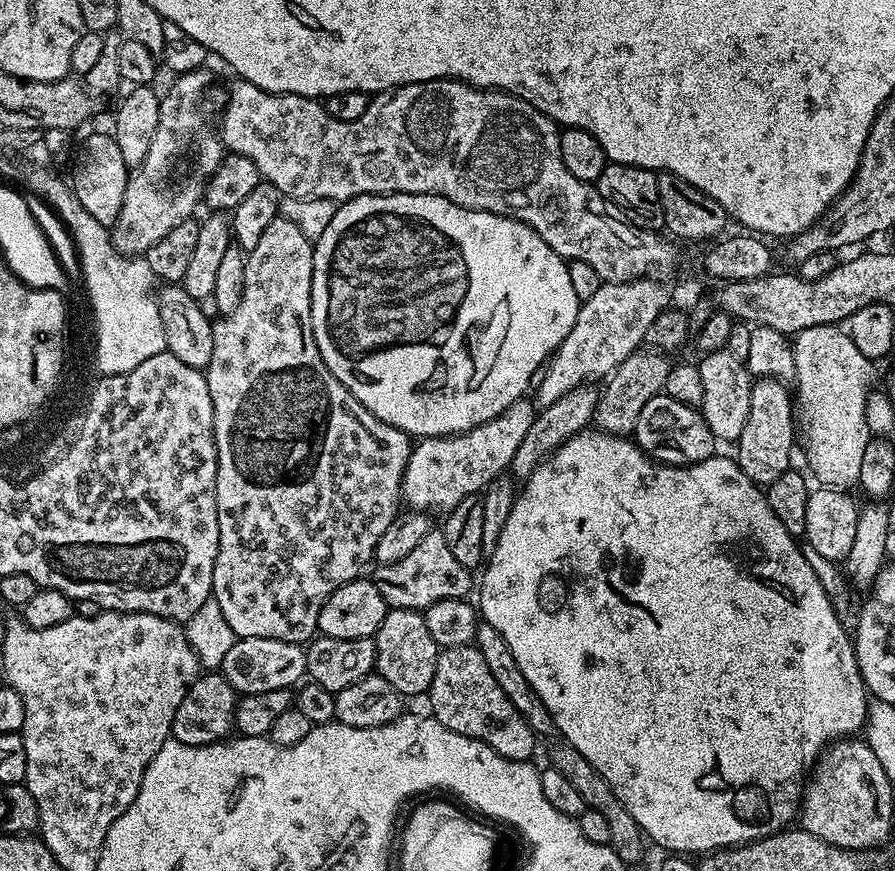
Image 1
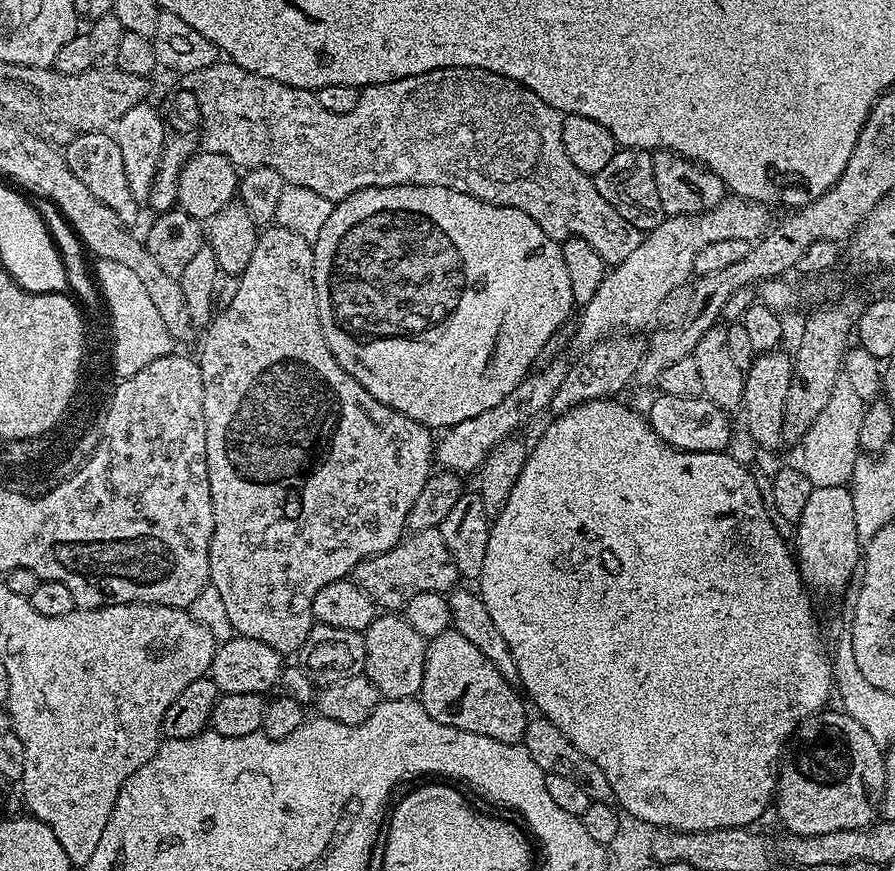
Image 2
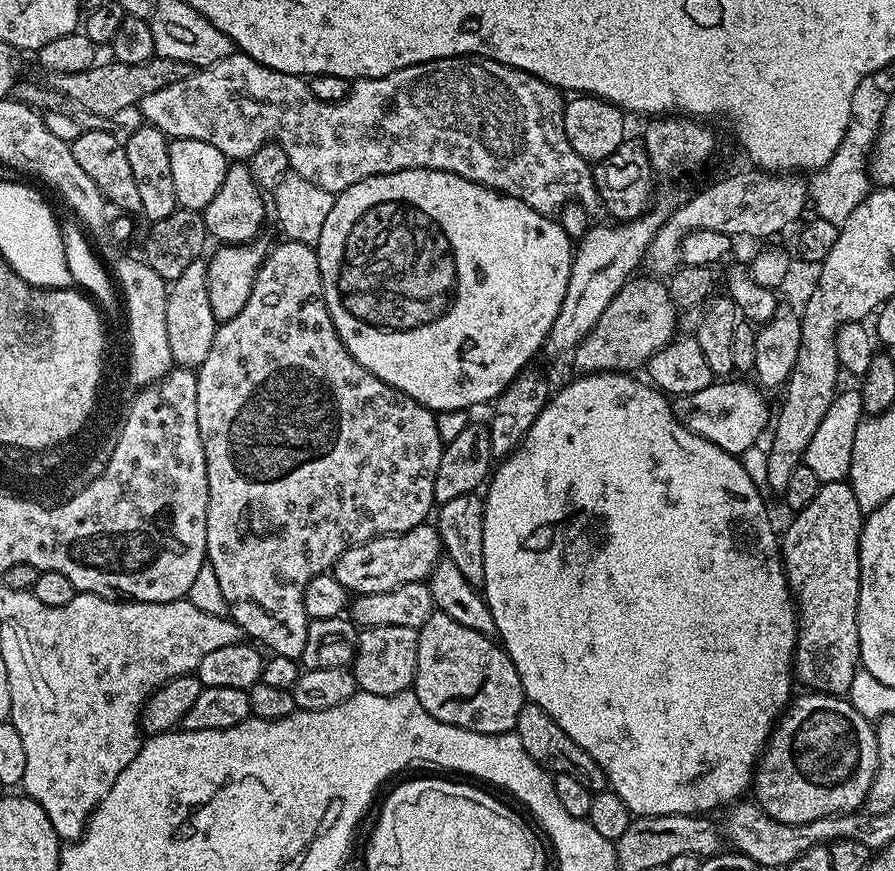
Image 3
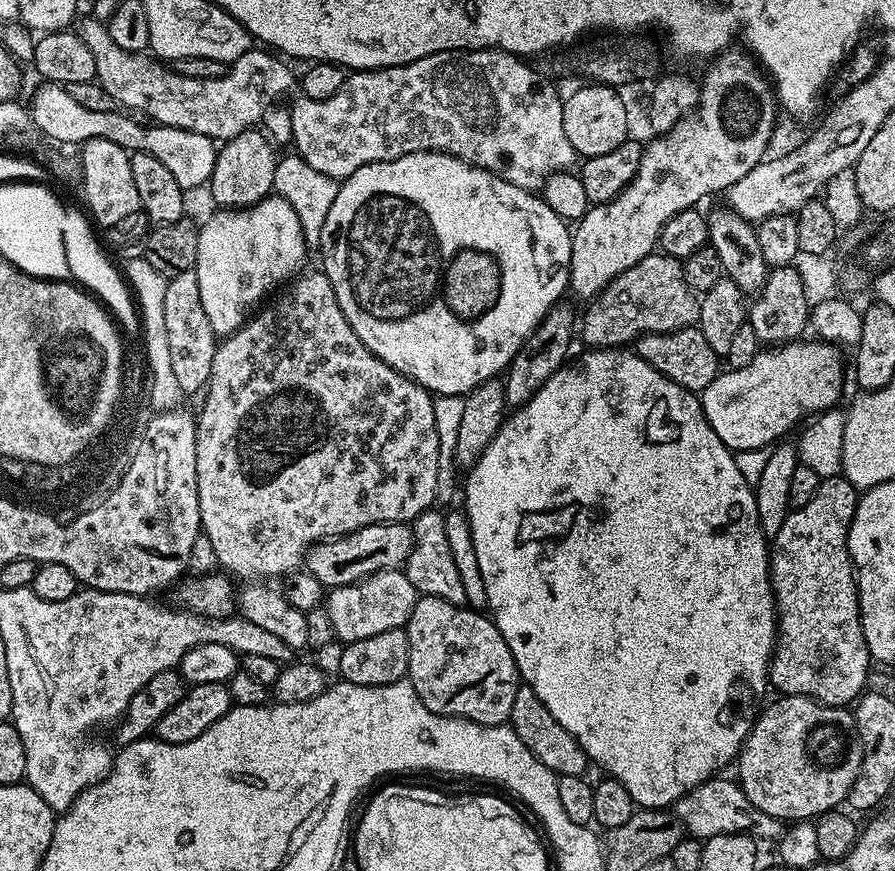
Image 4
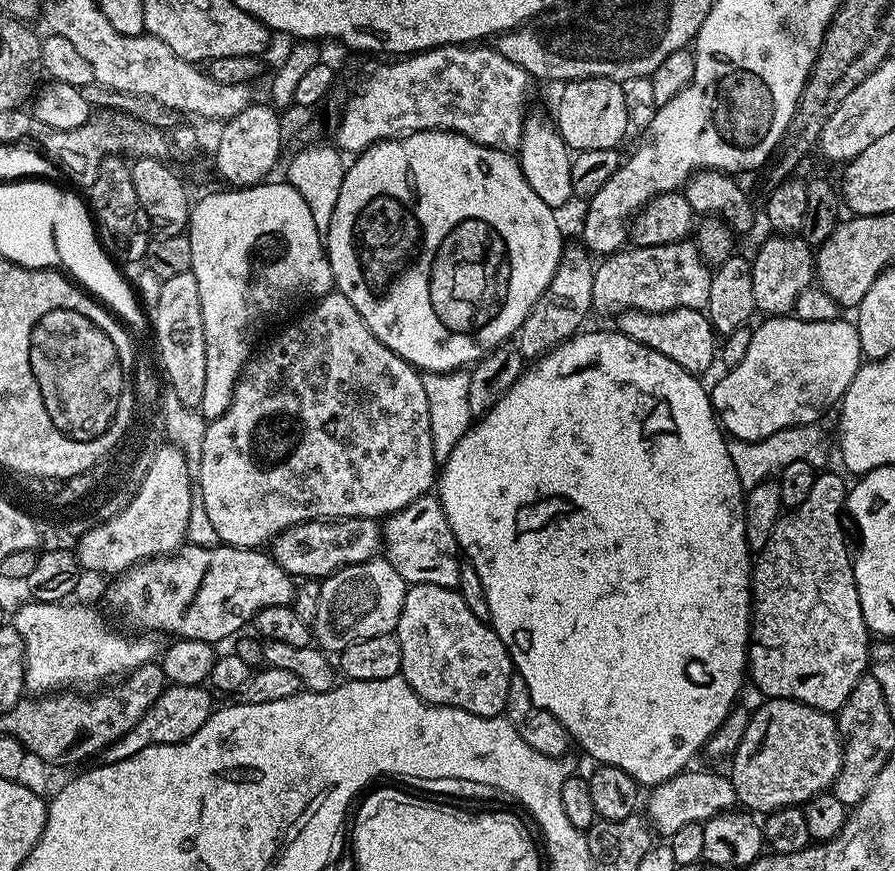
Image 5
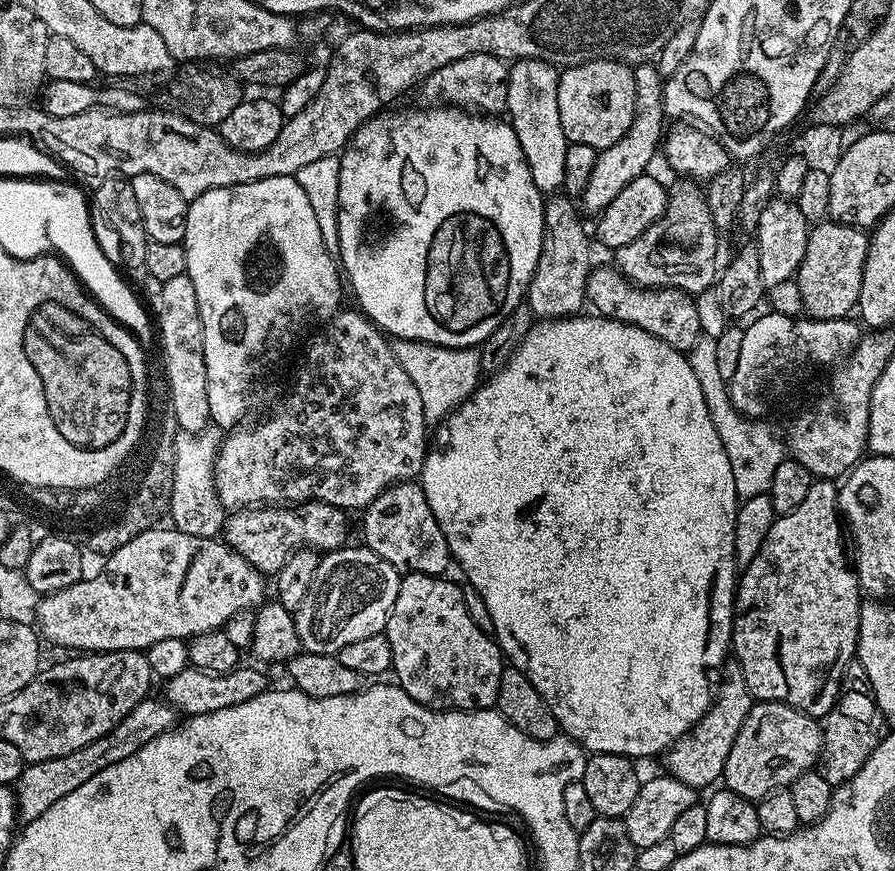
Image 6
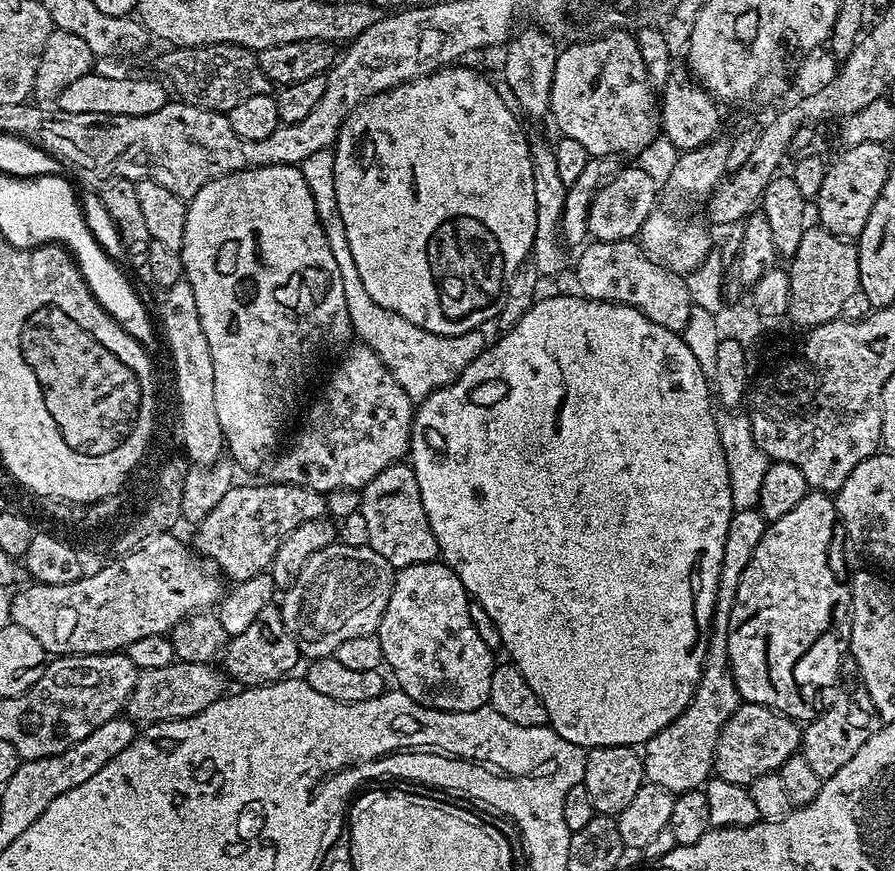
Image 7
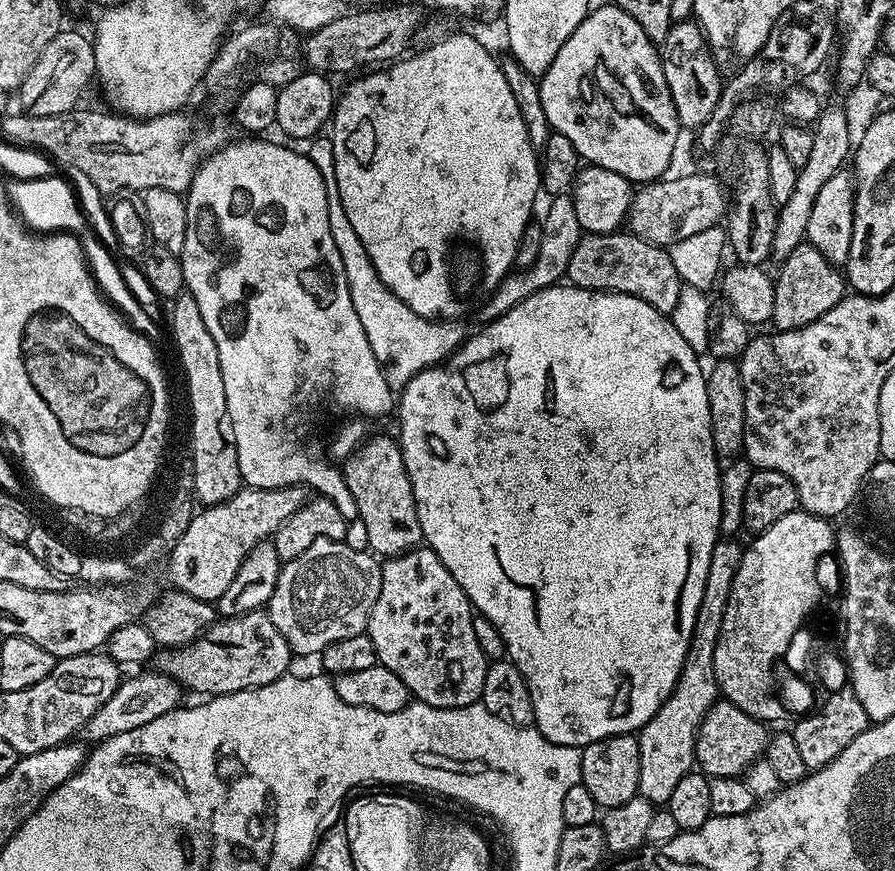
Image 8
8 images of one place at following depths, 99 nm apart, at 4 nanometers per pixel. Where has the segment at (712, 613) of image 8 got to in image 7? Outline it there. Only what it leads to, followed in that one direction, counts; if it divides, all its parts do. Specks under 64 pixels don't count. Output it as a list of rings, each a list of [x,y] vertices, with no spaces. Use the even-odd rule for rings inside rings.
[[[757,507],[733,511],[730,527],[726,530],[726,546],[722,550],[722,570],[718,578],[718,594],[714,598],[712,633],[708,636],[704,669],[696,684],[696,693],[686,710],[674,718],[674,722],[658,730],[654,738],[642,745],[645,781],[654,786],[662,786],[670,793],[679,794],[700,788],[713,775],[720,731],[730,714],[734,714],[734,710],[738,710],[742,703],[728,661],[730,610],[734,610],[734,597],[738,595],[738,582],[742,582],[742,570],[746,570],[768,526],[769,521],[764,519]]]

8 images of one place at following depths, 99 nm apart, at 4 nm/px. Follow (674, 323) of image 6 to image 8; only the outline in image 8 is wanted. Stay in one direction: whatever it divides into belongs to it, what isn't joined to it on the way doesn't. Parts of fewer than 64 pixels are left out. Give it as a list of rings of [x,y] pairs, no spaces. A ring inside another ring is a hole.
[[[627,230],[581,235],[578,247],[570,258],[566,280],[577,288],[592,288],[596,292],[621,292],[642,298],[642,302],[650,302],[654,310],[665,314],[671,314],[674,306],[678,306],[678,294],[682,287],[668,248],[646,242]]]

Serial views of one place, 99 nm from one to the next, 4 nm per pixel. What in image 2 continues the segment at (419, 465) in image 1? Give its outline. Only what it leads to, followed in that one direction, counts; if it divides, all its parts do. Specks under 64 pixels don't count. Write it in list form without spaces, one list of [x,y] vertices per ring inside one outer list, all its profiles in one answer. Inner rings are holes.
[[[552,360],[541,372],[536,370],[525,376],[522,382],[518,382],[518,386],[514,386],[514,390],[510,390],[510,394],[506,394],[506,398],[502,398],[502,402],[498,402],[498,406],[490,406],[490,410],[482,410],[482,414],[466,418],[466,422],[458,422],[452,428],[443,429],[441,436],[444,437],[441,440],[439,437],[434,444],[435,463],[441,469],[457,474],[475,473],[480,463],[487,458],[488,452],[498,446],[498,442],[517,435],[521,431],[519,428],[526,427],[535,416],[551,409],[554,394],[558,386],[562,386],[562,378],[566,378],[568,369],[567,363]]]

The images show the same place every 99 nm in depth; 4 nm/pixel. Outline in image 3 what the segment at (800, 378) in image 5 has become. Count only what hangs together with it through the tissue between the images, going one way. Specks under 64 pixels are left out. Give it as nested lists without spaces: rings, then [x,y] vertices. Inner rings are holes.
[[[713,382],[706,386],[706,390],[698,390],[698,394],[675,397],[671,401],[672,414],[694,434],[714,442],[714,446],[739,454],[748,448],[757,447],[759,440],[756,439],[763,434],[764,427],[765,432],[769,427],[770,412],[768,416],[768,404],[764,401],[765,393],[755,383],[728,383],[732,382]]]

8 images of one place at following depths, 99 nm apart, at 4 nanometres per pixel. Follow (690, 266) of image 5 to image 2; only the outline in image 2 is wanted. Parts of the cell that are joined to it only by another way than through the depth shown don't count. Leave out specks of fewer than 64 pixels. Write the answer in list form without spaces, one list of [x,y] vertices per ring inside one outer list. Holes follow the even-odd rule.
[[[616,334],[598,343],[585,347],[576,361],[571,361],[566,378],[562,378],[562,386],[552,399],[551,411],[556,414],[569,412],[579,404],[591,400],[606,400],[619,397],[620,391],[633,381],[636,370],[642,362],[645,341],[632,334]]]

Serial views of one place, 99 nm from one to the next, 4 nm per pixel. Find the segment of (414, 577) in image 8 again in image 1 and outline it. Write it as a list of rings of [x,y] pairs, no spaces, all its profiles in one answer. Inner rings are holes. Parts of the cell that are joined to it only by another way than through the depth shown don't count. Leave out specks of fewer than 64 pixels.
[[[472,644],[441,651],[426,696],[427,699],[432,699],[431,715],[442,722],[442,726],[466,738],[481,740],[483,744],[502,754],[502,758],[526,761],[533,759],[532,751],[538,743],[536,733],[530,726],[526,726],[522,714],[514,710],[510,698],[502,694],[494,674],[490,674],[490,666],[486,666],[486,658],[482,658],[480,651]]]

